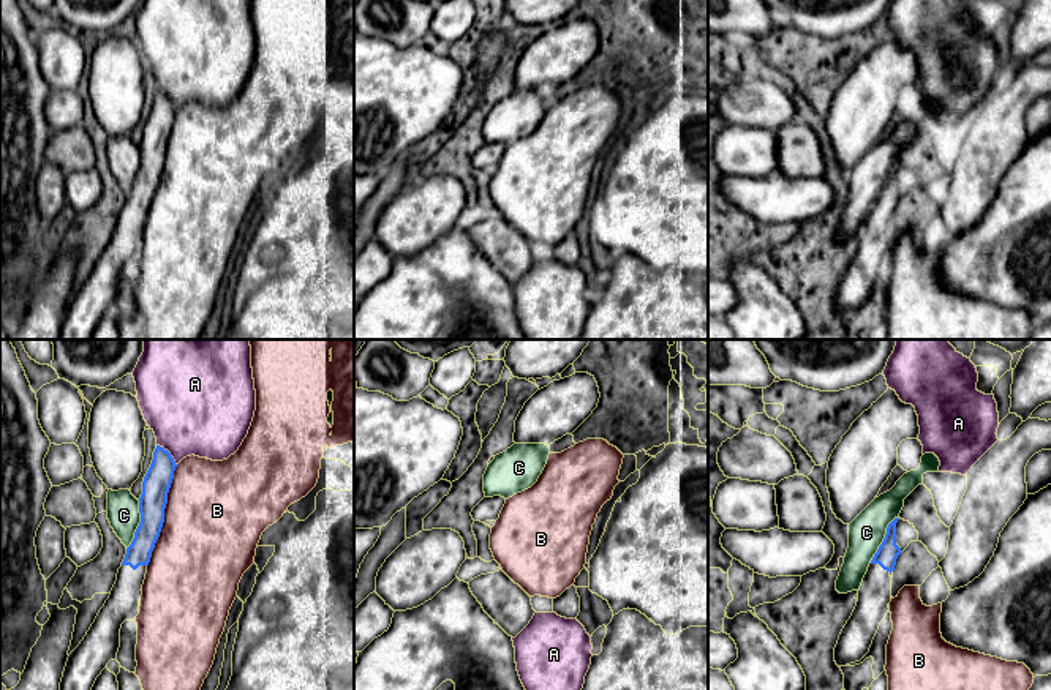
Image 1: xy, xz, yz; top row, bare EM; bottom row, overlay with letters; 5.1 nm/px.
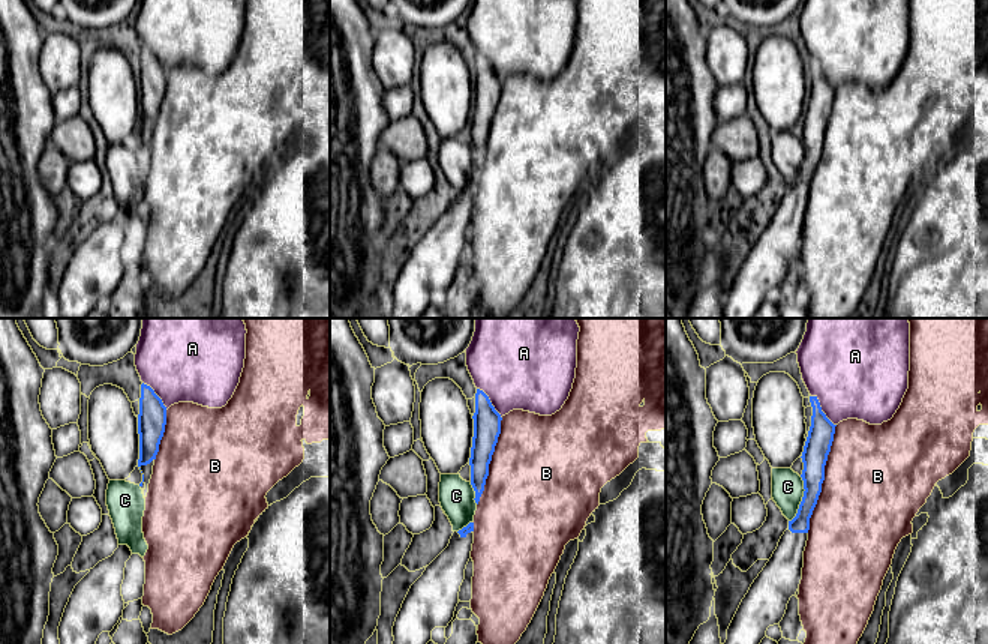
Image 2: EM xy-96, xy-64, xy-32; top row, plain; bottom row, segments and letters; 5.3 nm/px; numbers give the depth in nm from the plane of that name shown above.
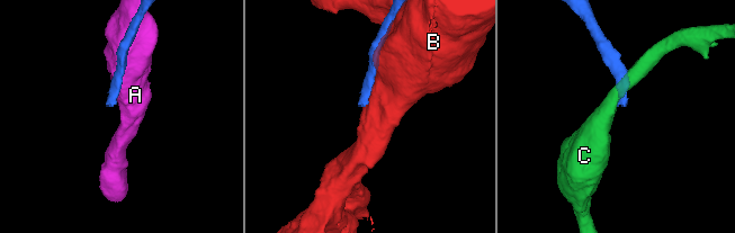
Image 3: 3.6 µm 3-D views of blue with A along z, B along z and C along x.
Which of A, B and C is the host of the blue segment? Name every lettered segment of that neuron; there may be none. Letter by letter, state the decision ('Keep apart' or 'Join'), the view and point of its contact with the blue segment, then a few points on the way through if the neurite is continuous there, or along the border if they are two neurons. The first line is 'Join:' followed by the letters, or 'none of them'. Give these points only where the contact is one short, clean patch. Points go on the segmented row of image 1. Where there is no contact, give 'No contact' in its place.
Join: none of them
A: Keep apart. Touches blue at xy (169, 453)
B: Keep apart. Touches blue at xy (163, 515)
C: Keep apart. Touches blue at yz (884, 539). Boundary: yz (898, 517), (889, 524), (885, 537), (870, 562)

